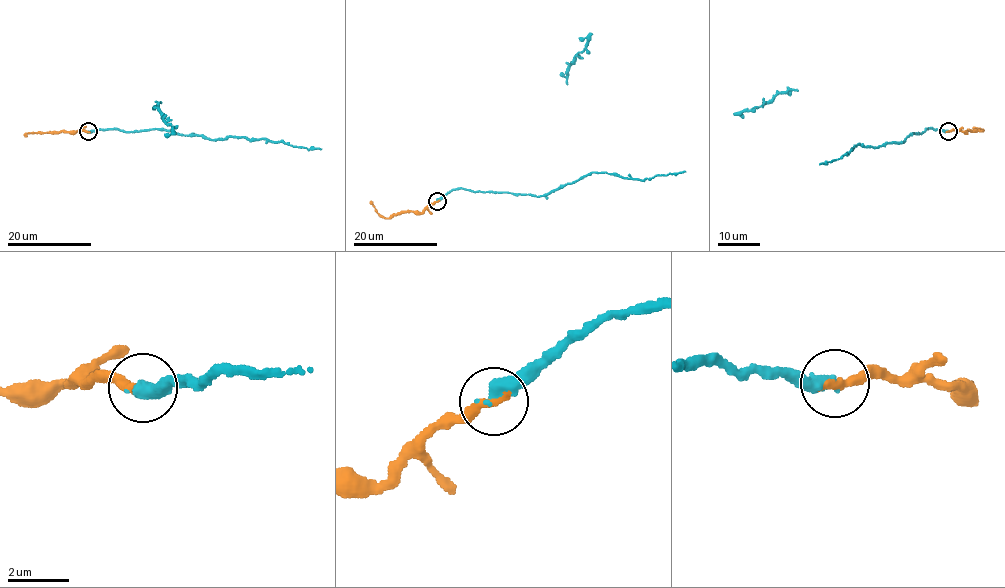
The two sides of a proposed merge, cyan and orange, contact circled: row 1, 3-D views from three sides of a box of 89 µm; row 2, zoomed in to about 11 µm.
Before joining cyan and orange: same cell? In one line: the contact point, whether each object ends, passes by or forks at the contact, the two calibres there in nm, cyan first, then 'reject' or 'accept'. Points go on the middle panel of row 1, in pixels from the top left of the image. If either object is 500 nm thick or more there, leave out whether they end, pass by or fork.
at (437, 201); 500 nm thick on the cyan side, 340 nm on the other; accept

